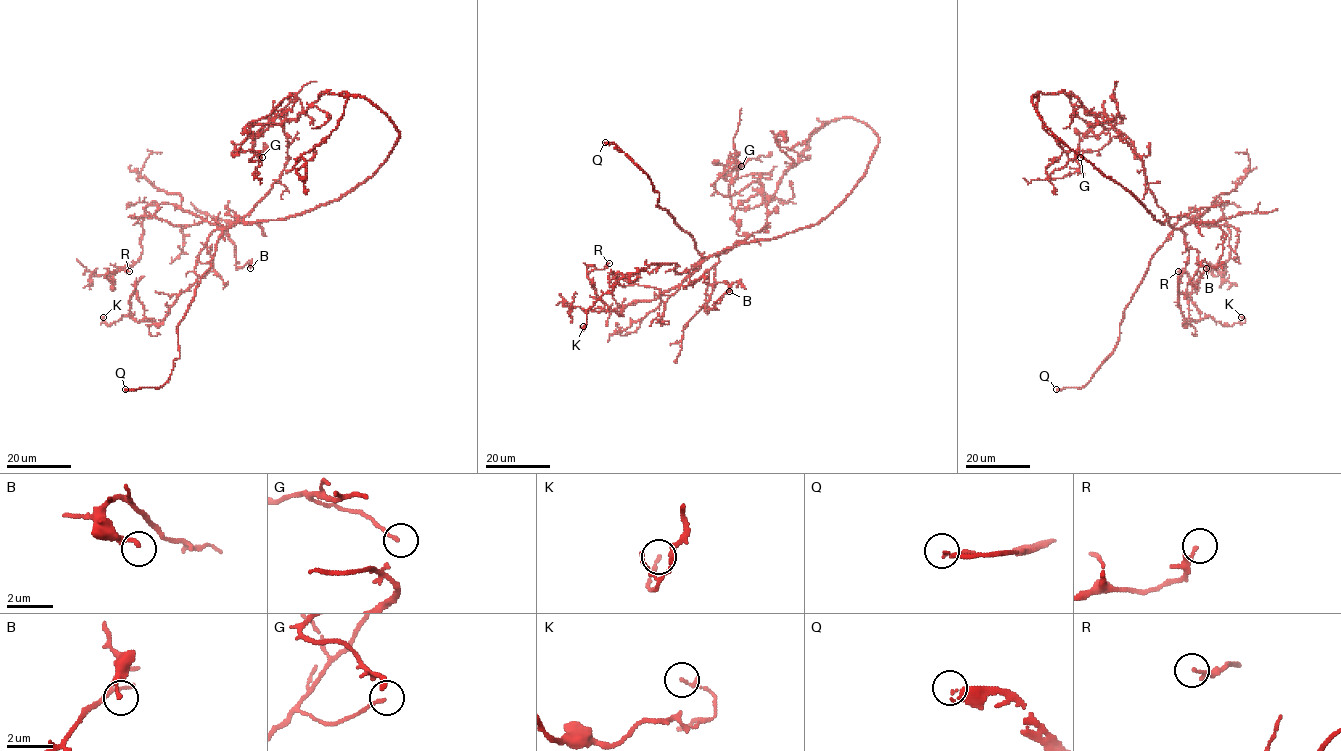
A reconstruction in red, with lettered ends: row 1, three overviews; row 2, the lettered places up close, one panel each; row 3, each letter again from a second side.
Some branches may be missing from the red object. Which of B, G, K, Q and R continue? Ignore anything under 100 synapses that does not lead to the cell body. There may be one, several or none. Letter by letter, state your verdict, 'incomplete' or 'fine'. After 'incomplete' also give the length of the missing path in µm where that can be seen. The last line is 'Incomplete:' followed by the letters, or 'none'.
B: fine
G: fine
K: fine
Q: incomplete | 10 µm
R: fine
Incomplete: Q

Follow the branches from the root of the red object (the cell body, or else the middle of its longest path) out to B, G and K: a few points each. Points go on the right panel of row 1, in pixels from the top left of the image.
B: (1143, 165), (1148, 188), (1168, 217), (1187, 215), (1214, 222), (1225, 235), (1219, 264), (1202, 261), (1206, 268)
G: (1143, 165), (1101, 113), (1095, 117), (1108, 131), (1111, 140), (1100, 149), (1083, 150), (1080, 157)
K: (1143, 165), (1155, 202), (1184, 233), (1184, 322), (1208, 315), (1233, 326), (1241, 317)

